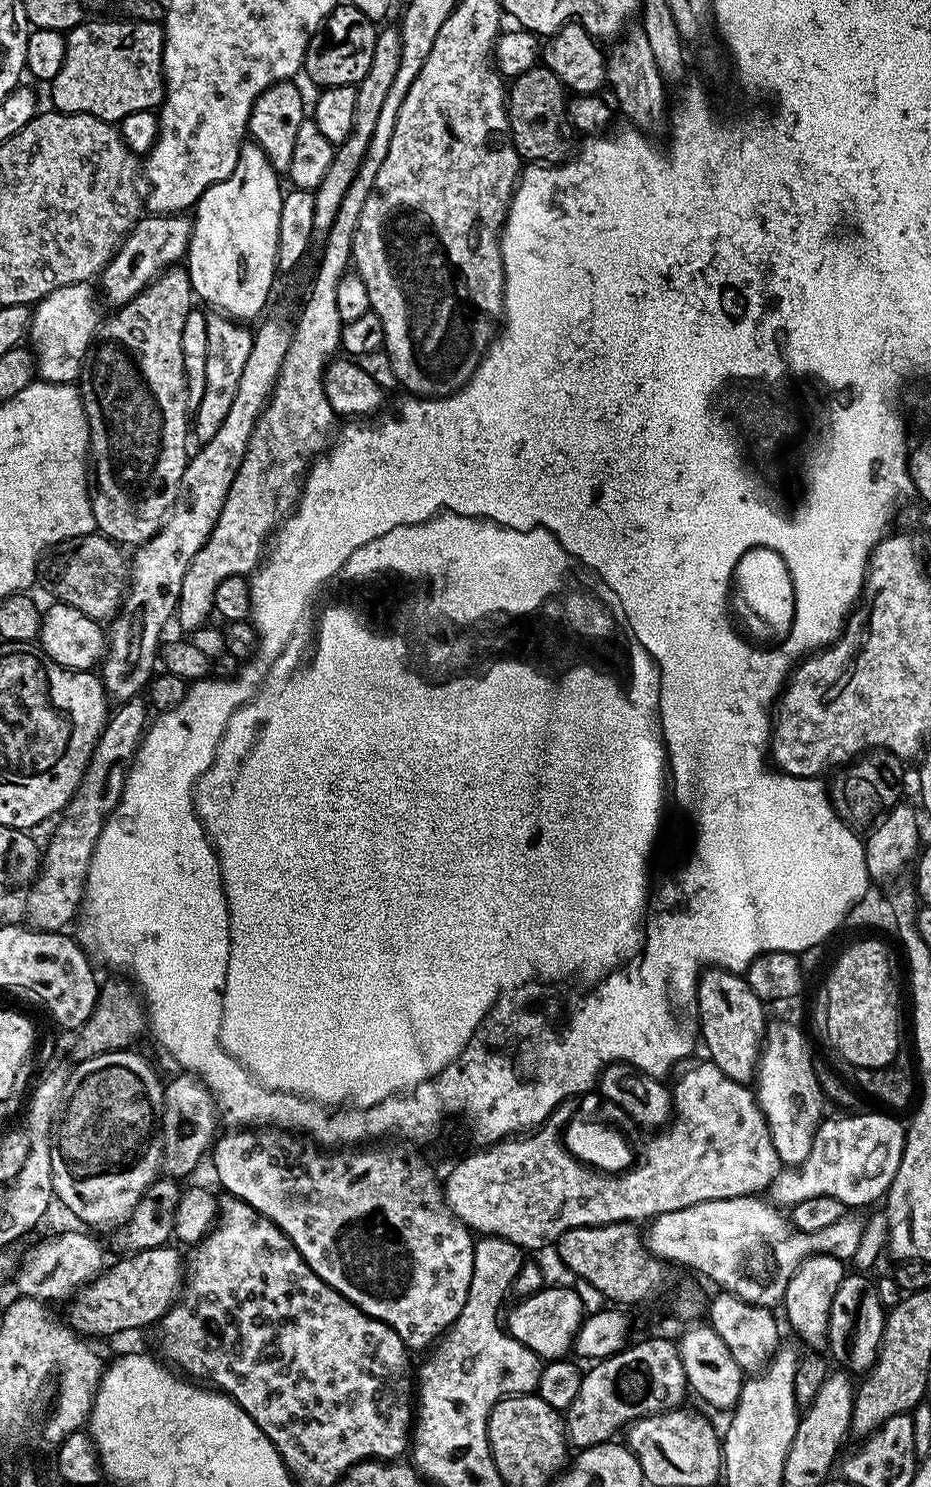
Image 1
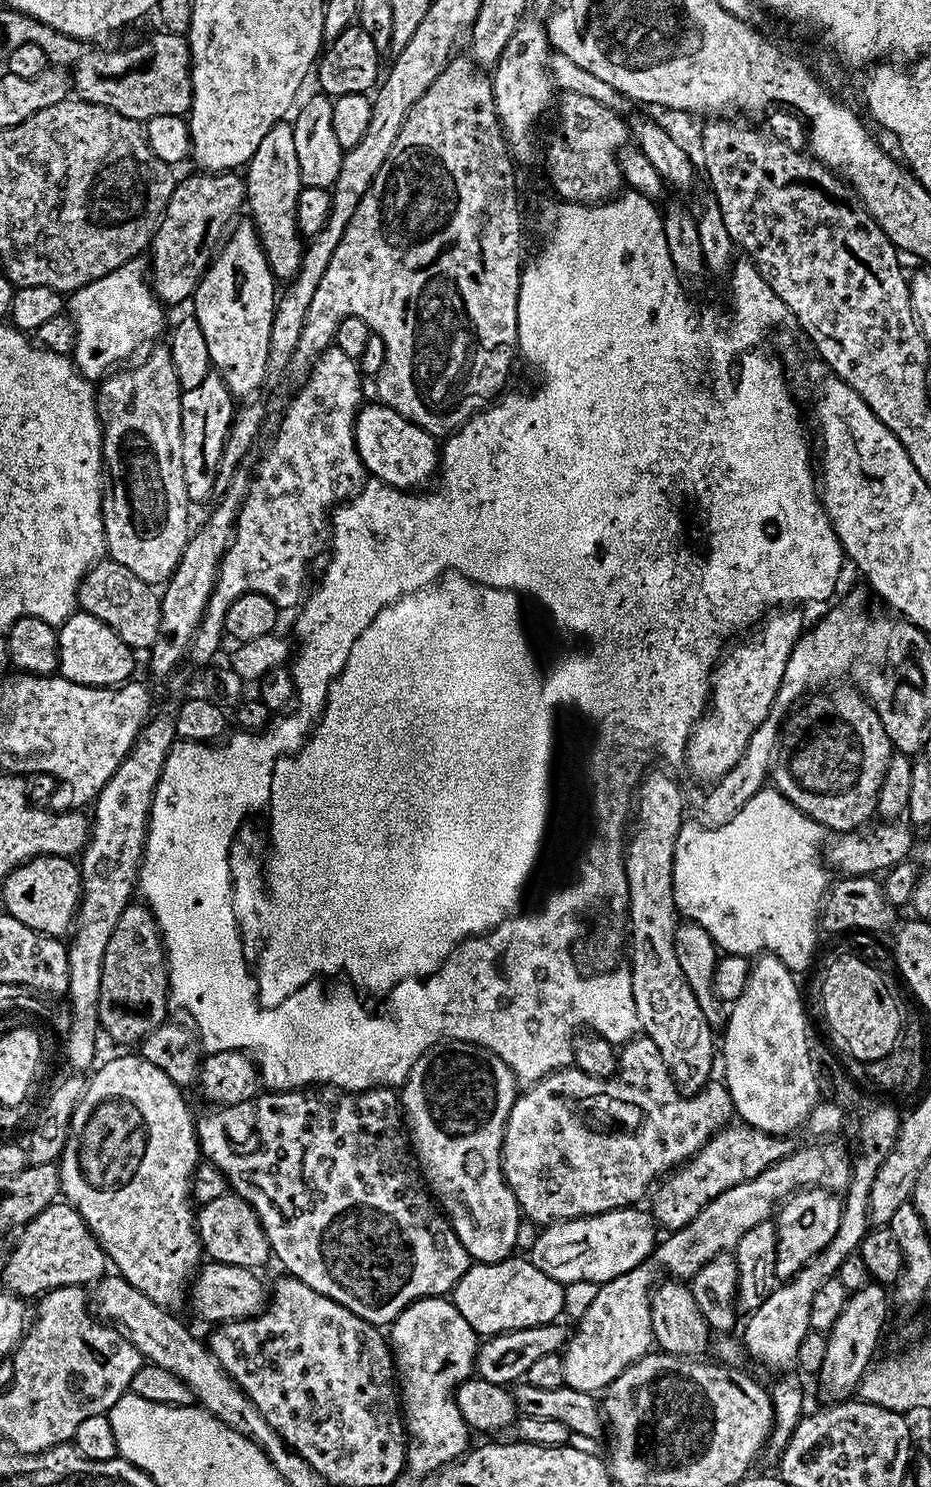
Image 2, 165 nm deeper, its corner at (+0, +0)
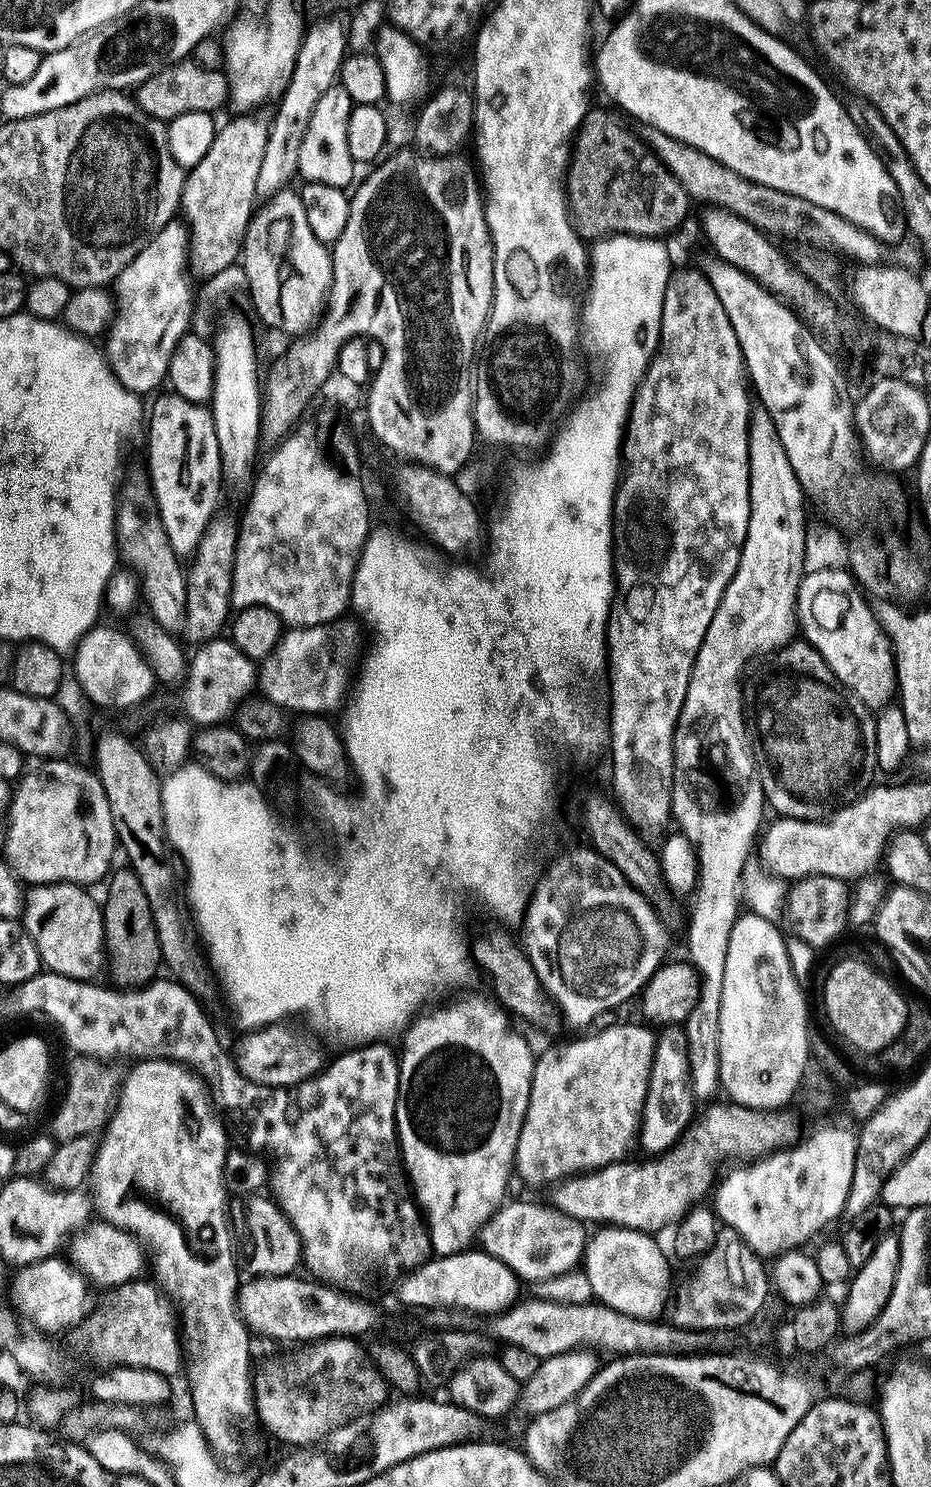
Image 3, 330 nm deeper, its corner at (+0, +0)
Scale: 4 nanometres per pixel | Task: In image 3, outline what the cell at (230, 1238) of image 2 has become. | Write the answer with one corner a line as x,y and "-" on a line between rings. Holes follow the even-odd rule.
259,1193
238,1196
229,1205
229,1221
237,1246
237,1265
254,1278
293,1275
303,1259
303,1241
279,1204
265,1196

